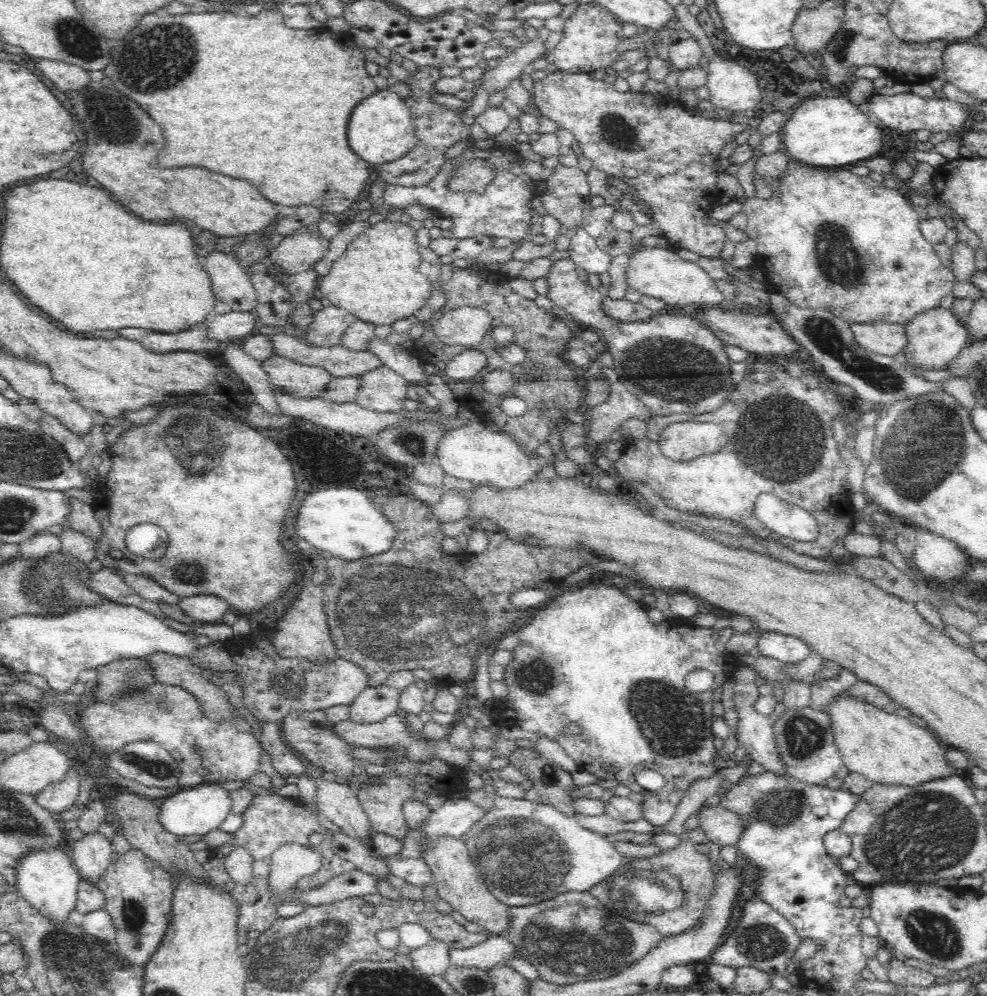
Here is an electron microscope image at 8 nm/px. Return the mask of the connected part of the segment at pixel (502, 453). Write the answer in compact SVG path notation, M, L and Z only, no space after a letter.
M484 420L446 430L436 444L436 457L445 473L454 478L470 481L473 485L494 485L502 489L523 486L550 464L549 458L524 455L520 446L508 433L485 428Z

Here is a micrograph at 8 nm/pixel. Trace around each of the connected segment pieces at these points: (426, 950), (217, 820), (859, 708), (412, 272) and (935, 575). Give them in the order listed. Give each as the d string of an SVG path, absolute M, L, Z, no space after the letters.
M430 939L424 946L409 950L413 968L424 975L442 975L451 966L450 948L443 942Z
M204 783L168 795L159 801L160 823L166 831L178 837L206 835L220 828L220 824L232 813L232 798L229 797L229 792L218 783Z
M848 690L834 697L834 701L820 712L831 719L836 749L849 772L863 774L872 782L902 786L916 786L934 778L954 775L938 740L928 729L918 727L908 717L858 701L858 698L848 695Z
M384 217L379 218L371 228L348 244L343 256L334 262L330 273L317 281L318 296L328 298L332 305L347 310L356 319L376 326L391 324L400 318L413 319L414 312L420 311L431 298L433 289L431 281L419 271L422 249L416 242L416 232L410 226L400 220L389 222Z
M926 529L916 531L913 560L926 581L948 582L962 578L970 558L953 540Z

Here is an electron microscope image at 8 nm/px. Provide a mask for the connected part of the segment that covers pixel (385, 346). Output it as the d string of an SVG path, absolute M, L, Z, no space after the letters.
M376 334L375 338L367 343L367 350L376 355L382 365L403 376L408 383L427 384L427 376L422 373L418 356L404 350L396 350L394 345L388 343L387 338L381 338Z

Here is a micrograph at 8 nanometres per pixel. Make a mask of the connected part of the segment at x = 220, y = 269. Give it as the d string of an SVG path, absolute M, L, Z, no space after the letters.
M212 249L202 251L201 262L210 275L215 297L234 311L250 312L257 306L257 294L250 275L232 255Z

